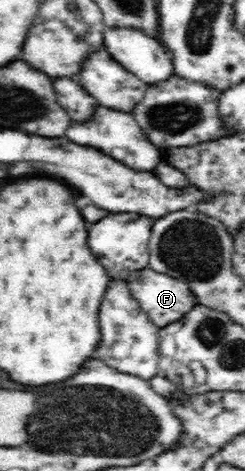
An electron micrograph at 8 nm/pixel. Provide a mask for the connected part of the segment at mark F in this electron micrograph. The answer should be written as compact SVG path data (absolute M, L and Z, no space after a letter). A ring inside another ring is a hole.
M149 266L131 271L127 283L131 287L131 295L139 302L141 309L147 312L149 319L160 328L181 320L197 305L195 294L186 283L165 273L159 273Z

